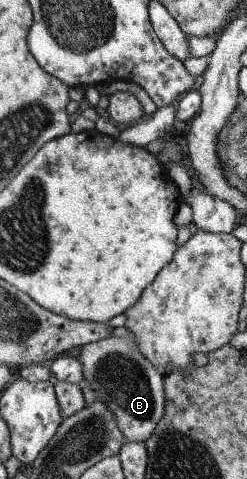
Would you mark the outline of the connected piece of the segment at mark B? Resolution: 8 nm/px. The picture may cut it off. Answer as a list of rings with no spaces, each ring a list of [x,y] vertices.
[[[131,336],[109,337],[83,345],[76,359],[84,367],[83,380],[91,387],[95,399],[101,399],[105,407],[115,415],[117,429],[128,442],[144,442],[152,435],[165,411],[165,393],[162,375],[135,349]]]

